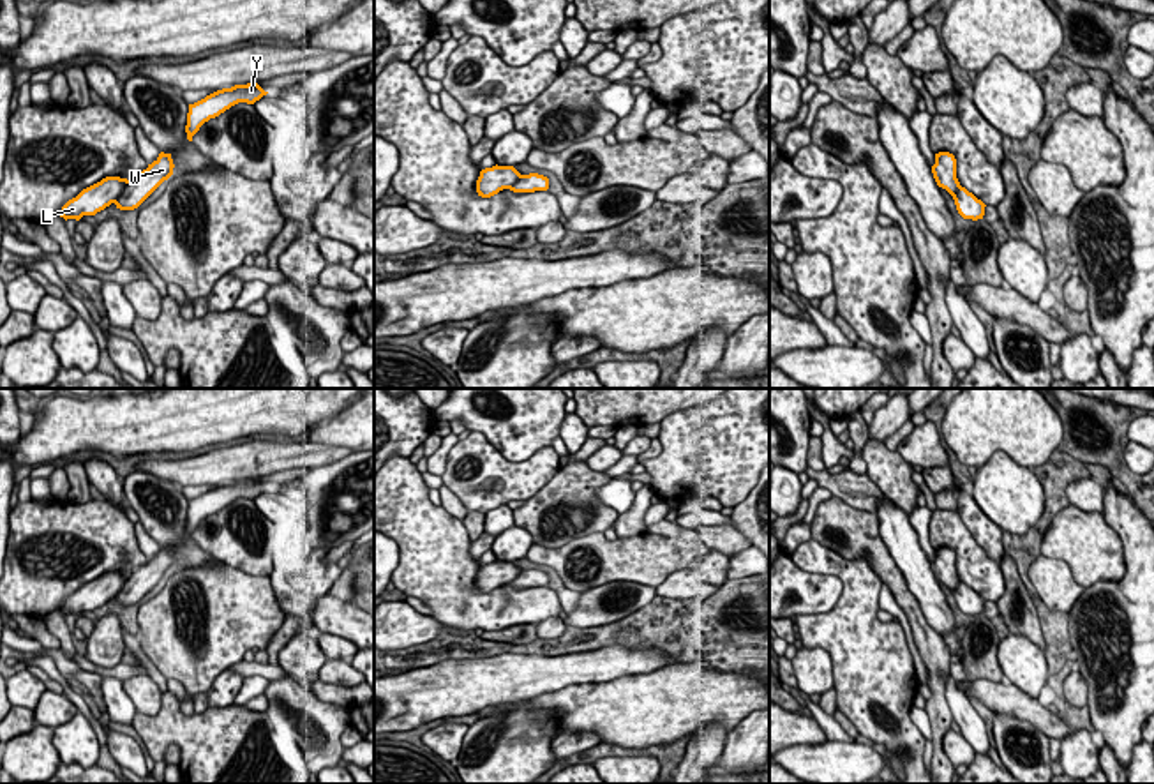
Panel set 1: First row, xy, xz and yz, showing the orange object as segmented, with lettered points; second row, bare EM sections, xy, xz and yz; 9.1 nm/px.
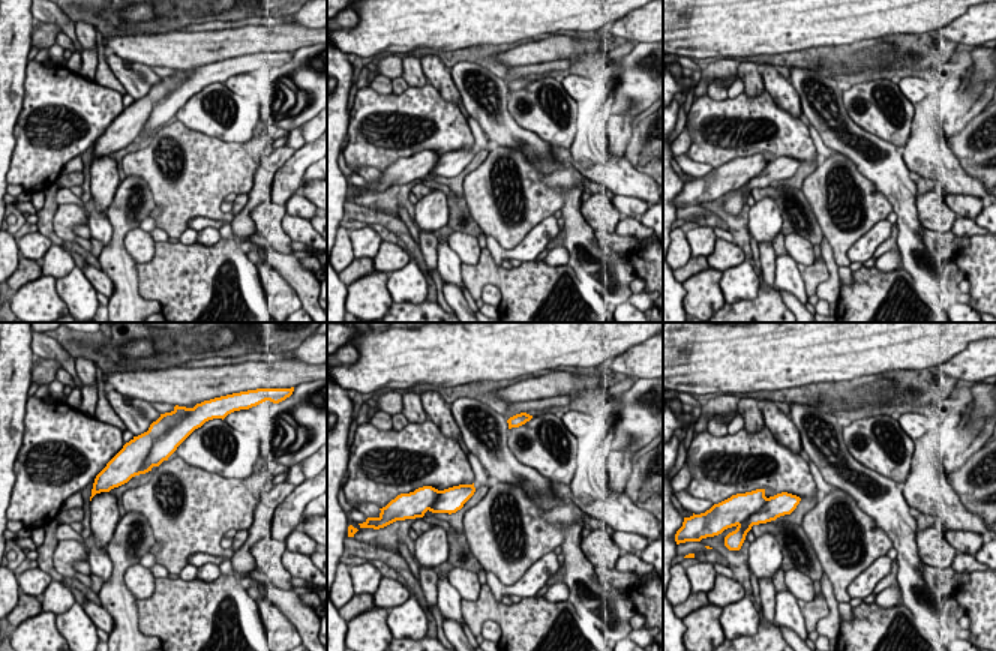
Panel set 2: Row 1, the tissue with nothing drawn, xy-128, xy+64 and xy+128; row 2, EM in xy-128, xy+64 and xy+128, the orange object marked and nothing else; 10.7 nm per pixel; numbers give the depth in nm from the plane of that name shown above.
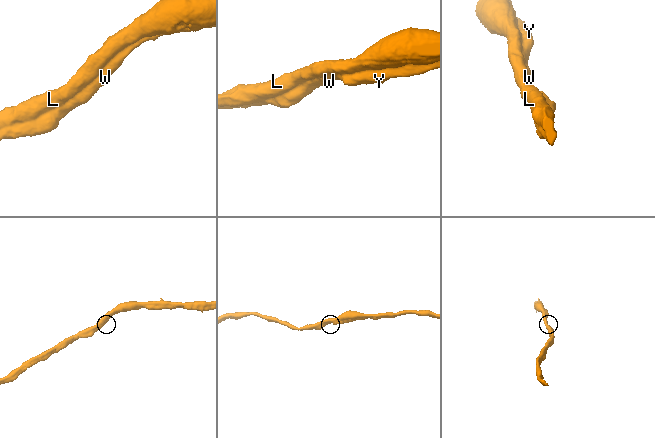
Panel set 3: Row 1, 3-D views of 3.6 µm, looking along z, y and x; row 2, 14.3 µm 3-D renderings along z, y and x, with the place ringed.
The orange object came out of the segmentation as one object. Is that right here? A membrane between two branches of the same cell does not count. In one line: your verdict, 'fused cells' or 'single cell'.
single cell

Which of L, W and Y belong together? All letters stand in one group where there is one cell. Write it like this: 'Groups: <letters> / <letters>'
Groups: L W Y

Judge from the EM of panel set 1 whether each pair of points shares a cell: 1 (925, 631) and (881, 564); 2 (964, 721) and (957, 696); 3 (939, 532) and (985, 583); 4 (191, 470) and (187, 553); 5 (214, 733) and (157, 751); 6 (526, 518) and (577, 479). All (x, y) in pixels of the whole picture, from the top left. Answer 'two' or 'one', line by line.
1: one
2: one
3: one
4: two
5: one
6: one

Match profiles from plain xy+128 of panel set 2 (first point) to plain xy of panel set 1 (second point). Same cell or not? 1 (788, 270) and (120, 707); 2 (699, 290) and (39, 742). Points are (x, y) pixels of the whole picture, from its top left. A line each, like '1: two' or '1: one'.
1: one
2: one

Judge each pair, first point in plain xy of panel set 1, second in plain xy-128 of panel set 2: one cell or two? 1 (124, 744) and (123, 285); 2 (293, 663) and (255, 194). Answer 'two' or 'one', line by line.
1: two
2: two

